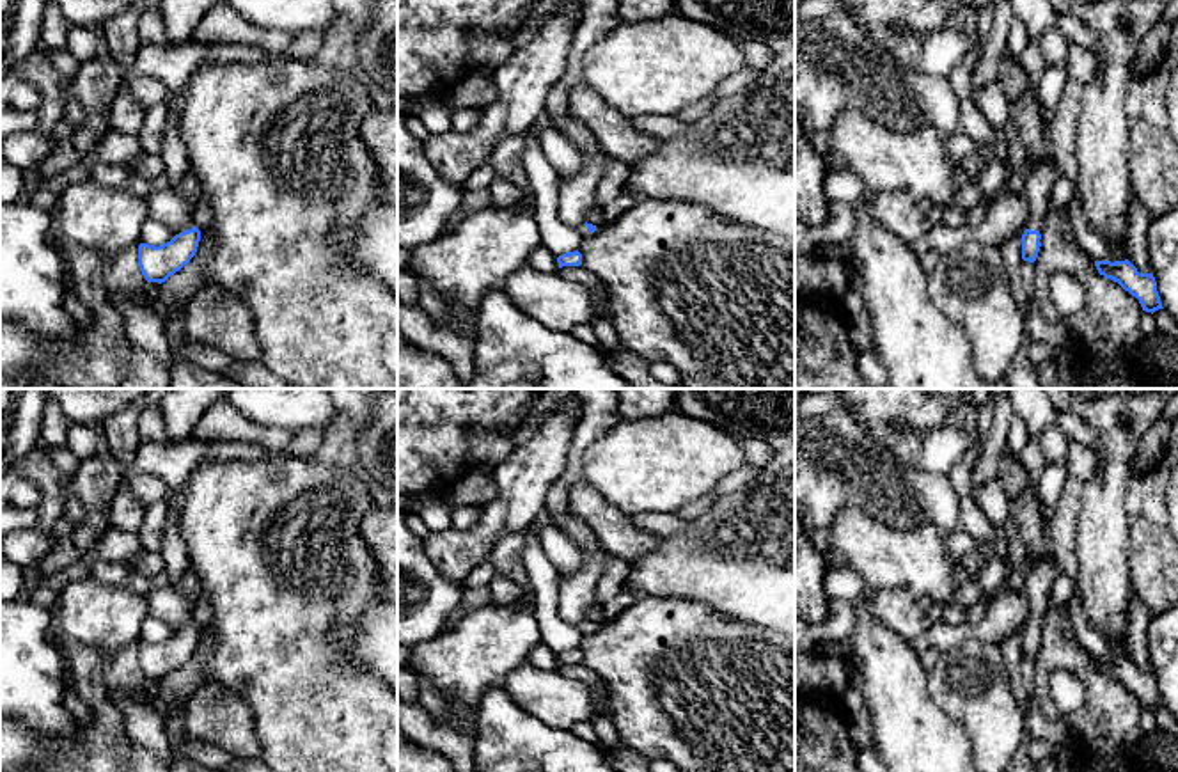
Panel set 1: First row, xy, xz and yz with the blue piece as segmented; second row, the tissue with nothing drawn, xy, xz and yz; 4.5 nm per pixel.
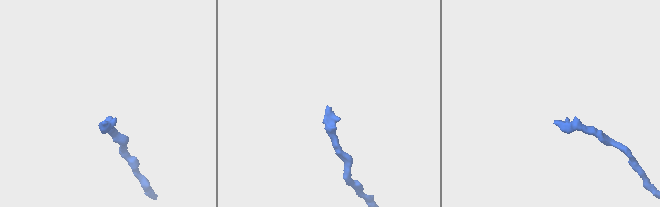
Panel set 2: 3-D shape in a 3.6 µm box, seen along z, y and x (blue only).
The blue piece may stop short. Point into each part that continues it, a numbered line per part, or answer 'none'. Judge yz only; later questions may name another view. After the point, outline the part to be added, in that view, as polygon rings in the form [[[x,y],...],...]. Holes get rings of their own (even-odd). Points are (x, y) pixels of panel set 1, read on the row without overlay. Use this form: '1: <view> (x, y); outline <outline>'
1: yz (1040, 579); outline [[[1052,559],[1040,561],[1027,573],[1027,580],[1024,587],[1024,593],[1031,605],[1031,618],[1027,621],[1027,626],[1041,630],[1041,623],[1048,605],[1048,593],[1059,573],[1061,571]]]

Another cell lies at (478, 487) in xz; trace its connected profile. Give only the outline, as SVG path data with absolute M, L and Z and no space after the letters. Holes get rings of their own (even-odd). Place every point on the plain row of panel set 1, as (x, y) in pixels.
M475 467L463 479L451 483L442 499L452 508L459 506L484 506L497 499L499 486L491 470Z

